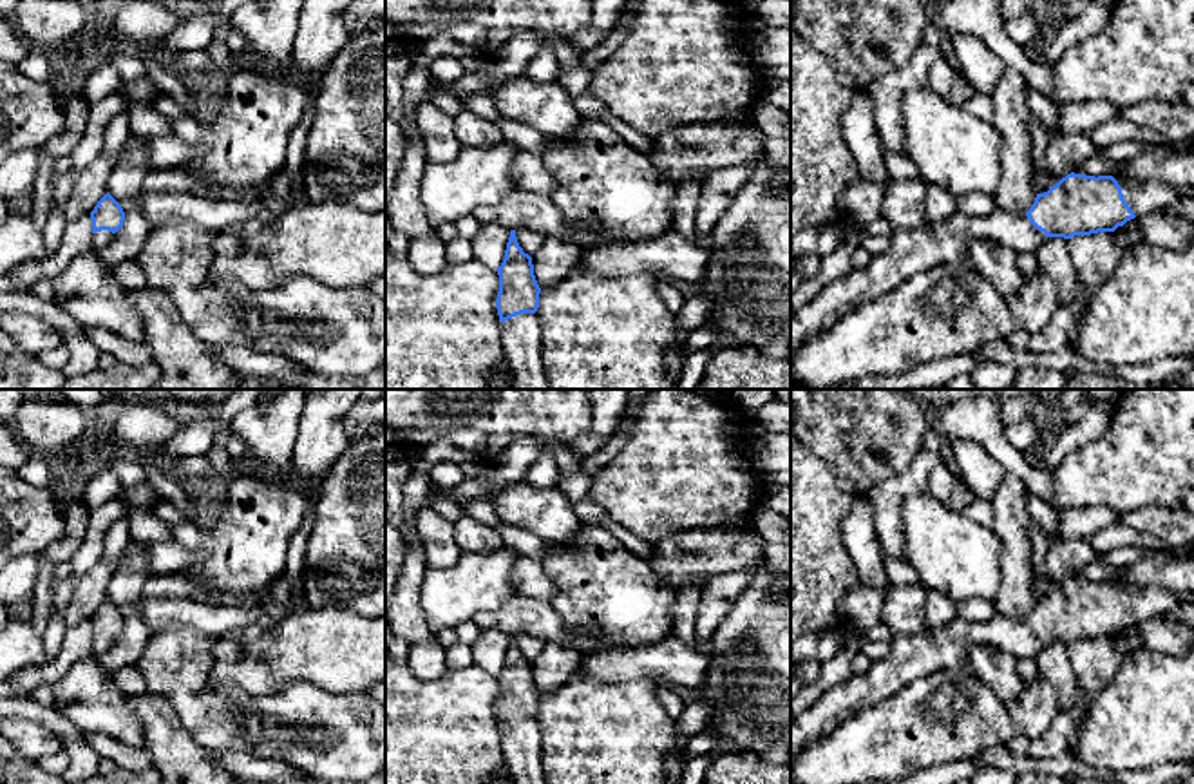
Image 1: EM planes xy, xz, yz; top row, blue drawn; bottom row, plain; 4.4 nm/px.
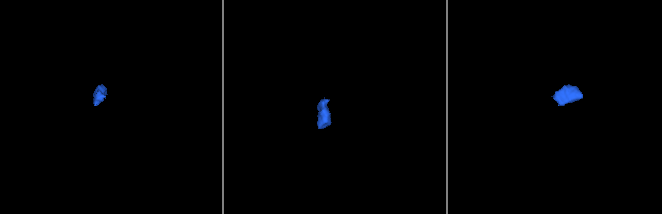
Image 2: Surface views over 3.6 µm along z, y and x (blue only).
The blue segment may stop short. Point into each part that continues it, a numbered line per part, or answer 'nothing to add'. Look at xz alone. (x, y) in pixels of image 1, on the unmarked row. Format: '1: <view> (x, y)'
1: xz (520, 741)

